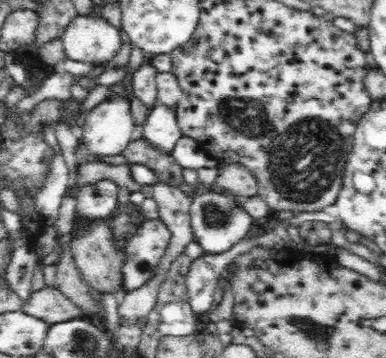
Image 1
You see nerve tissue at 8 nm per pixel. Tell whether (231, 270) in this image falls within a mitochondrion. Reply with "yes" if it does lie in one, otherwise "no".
no

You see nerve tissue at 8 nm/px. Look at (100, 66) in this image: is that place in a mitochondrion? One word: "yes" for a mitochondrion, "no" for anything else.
no

